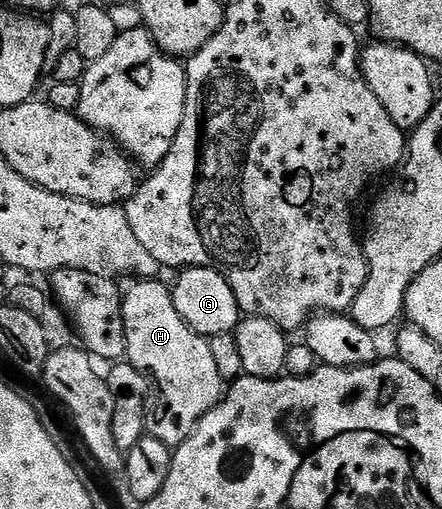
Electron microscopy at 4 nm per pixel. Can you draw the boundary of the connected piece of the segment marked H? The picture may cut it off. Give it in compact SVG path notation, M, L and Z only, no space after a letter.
M137 279L129 283L132 285L129 286L128 292L126 288L123 293L124 337L128 347L126 360L150 381L151 392L146 400L146 412L150 417L146 424L147 431L175 450L182 442L186 442L186 438L195 434L204 415L220 403L226 391L226 382L218 374L214 354L210 354L209 341L196 333L184 321L182 314L178 314L174 306L171 287L167 283L165 285L160 283L159 279Z

